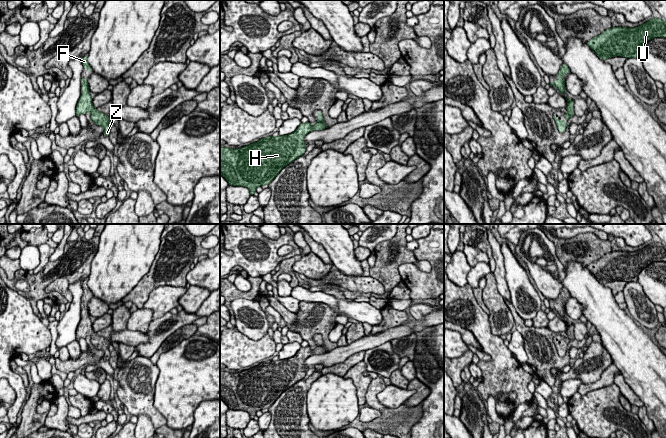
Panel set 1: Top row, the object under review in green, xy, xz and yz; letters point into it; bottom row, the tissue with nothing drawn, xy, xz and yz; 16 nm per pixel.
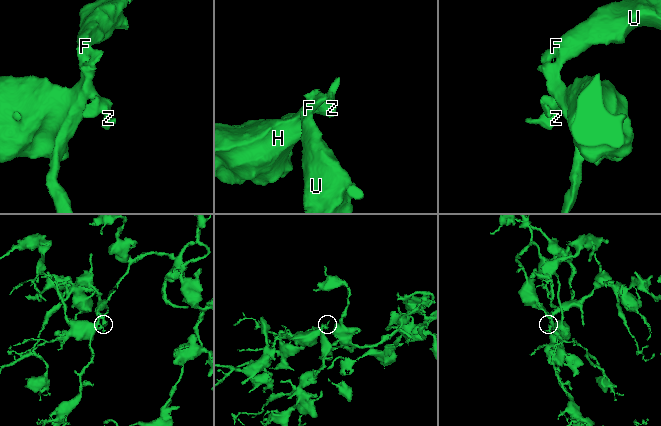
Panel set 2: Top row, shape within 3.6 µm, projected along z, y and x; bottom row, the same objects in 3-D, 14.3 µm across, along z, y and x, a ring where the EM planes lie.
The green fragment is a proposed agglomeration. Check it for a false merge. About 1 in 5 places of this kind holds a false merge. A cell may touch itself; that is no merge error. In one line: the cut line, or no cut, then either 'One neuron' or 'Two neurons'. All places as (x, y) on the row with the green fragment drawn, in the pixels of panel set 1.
No split. One neuron

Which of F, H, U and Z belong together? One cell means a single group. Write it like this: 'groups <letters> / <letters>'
groups F H U Z

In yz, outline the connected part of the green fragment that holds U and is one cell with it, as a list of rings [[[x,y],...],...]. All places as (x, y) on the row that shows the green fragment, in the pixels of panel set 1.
[[[650,18],[635,28],[611,27],[586,44],[604,61],[615,56],[637,58],[642,45],[656,37],[666,38],[666,21],[661,18]]]

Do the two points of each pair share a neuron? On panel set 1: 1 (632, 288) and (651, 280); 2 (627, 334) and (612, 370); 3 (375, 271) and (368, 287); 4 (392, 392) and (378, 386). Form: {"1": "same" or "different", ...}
{"1": "different", "2": "different", "3": "different", "4": "different"}

